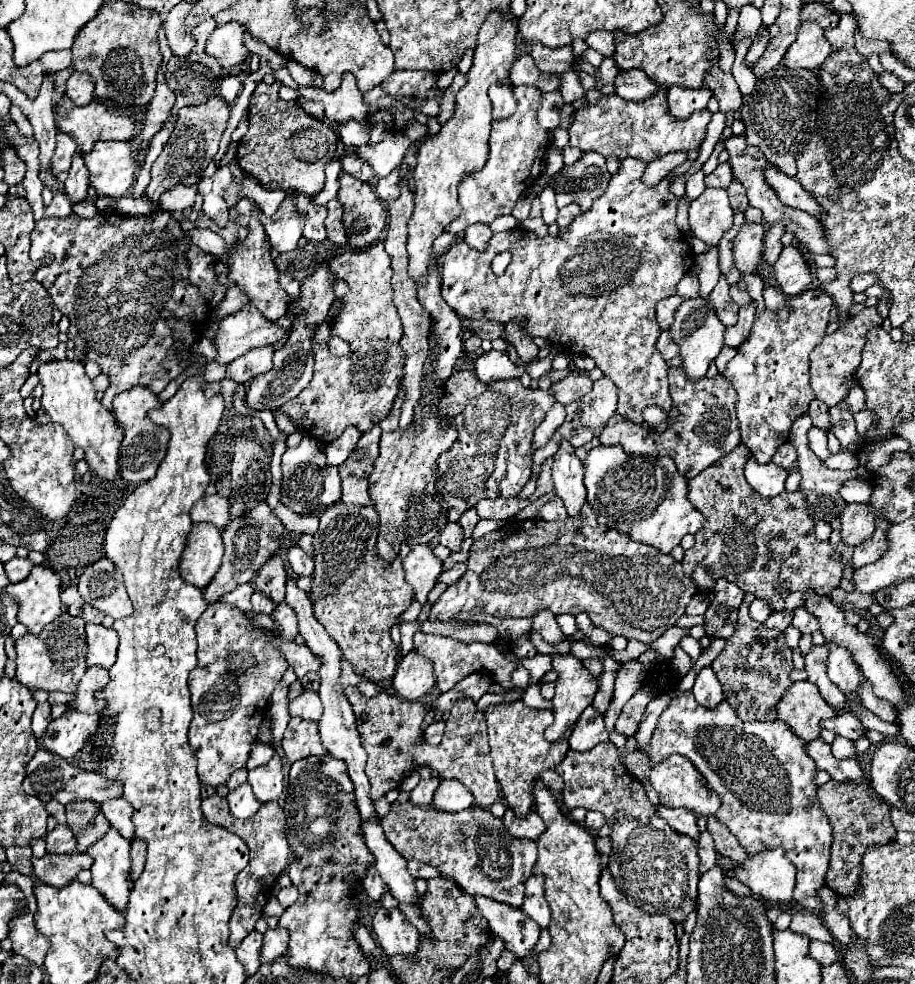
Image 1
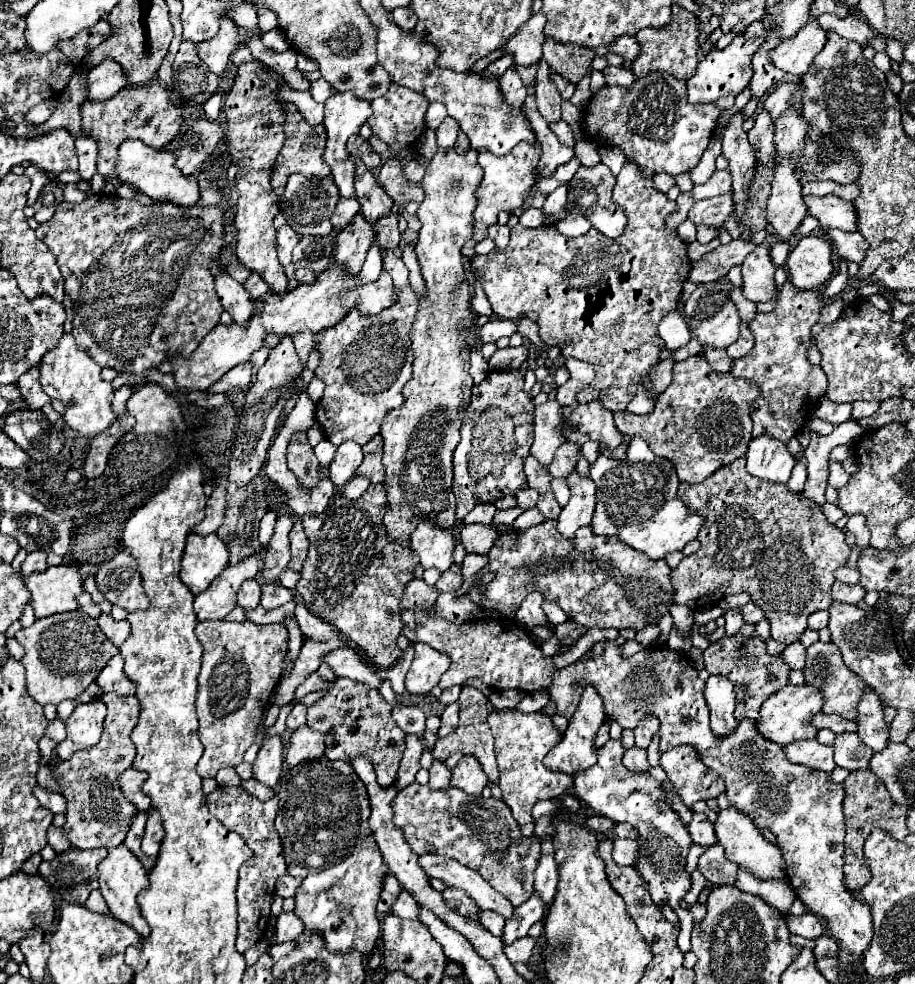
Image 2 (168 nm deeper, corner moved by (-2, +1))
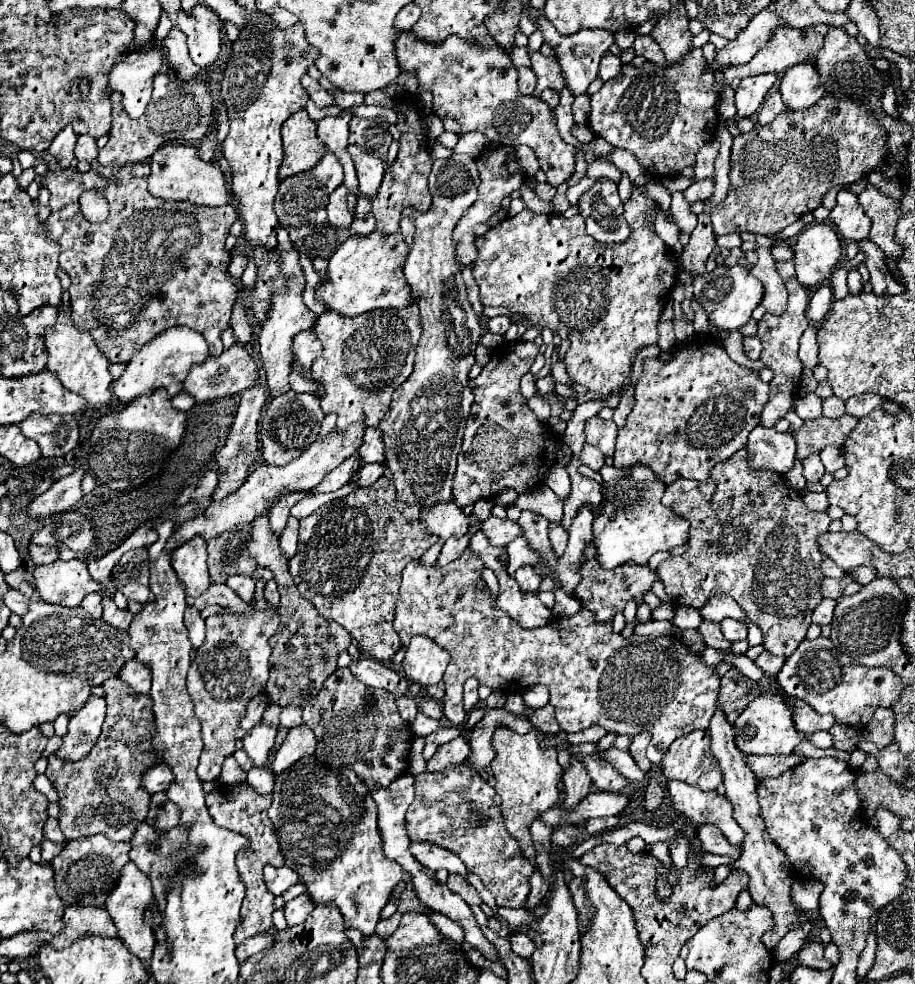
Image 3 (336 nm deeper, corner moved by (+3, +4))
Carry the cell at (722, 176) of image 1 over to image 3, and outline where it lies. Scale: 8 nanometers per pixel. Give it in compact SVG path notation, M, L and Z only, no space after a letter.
M695 179L691 183L691 187L683 191L683 195L685 195L685 199L687 199L689 205L691 203L697 203L697 201L705 203L705 199L709 199L713 195L713 185L715 185L713 179L703 179L703 181L697 181Z

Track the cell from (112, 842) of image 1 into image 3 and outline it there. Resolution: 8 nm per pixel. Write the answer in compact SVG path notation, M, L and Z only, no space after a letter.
M127 863L121 871L121 879L119 879L117 887L107 897L107 913L111 915L111 919L119 931L119 939L123 939L125 947L129 947L133 951L133 955L139 957L143 963L151 961L151 955L155 949L155 927L151 927L151 923L147 923L143 919L147 907L157 907L157 901L151 891L151 881L147 879L147 875L143 875L135 867L135 863Z

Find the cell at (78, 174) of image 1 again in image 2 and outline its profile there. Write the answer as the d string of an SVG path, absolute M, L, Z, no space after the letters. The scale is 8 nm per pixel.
M76 136L74 138L76 144L76 154L78 154L78 174L82 180L92 180L92 176L96 174L96 142L92 142L90 138L84 136Z

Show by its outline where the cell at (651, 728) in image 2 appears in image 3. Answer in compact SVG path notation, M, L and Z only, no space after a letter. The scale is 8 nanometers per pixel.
M643 731L643 733L635 735L635 737L631 739L631 745L629 745L629 753L631 753L631 757L635 759L635 763L639 765L639 769L645 771L645 773L651 769L651 761L649 761L647 755L645 755L649 741L651 741L651 735L649 735L647 731Z

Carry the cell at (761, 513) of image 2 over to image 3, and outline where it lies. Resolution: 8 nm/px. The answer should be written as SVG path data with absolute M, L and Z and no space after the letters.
M741 449L731 459L715 465L705 481L677 479L667 485L663 503L691 523L687 541L689 551L679 557L669 557L667 565L663 561L657 569L665 583L665 591L675 605L701 609L711 595L731 595L745 611L745 621L755 623L761 629L765 649L773 655L789 657L805 639L807 627L811 625L811 613L823 599L819 595L819 581L823 579L819 563L825 555L819 551L815 539L829 531L829 515L807 509L801 493L791 489L777 471L753 471L747 463L747 449Z

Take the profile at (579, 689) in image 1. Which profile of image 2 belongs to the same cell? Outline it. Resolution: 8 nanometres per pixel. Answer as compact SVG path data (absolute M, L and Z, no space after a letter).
M586 686L584 694L580 696L576 714L572 714L572 718L568 720L568 728L564 730L560 742L544 758L544 764L550 770L560 770L564 774L574 774L578 770L594 766L596 764L596 752L594 752L594 746L592 746L592 740L594 740L594 734L598 732L598 728L602 726L604 718L606 718L606 714L604 714L604 708L602 708L602 698L596 694L594 686Z

